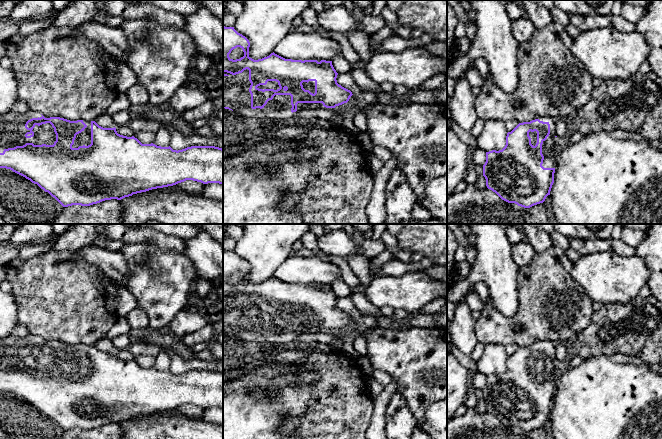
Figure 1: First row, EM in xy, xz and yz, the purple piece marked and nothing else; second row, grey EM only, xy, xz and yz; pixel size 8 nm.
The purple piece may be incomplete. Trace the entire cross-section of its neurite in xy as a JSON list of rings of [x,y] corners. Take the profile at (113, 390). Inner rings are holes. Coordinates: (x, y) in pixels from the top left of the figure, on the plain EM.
[[[36,335],[0,339],[0,392],[10,393],[37,408],[63,431],[90,430],[105,424],[121,424],[133,418],[173,410],[186,404],[203,408],[223,408],[223,373],[215,370],[191,370],[182,374],[142,368],[134,360],[117,357],[116,352],[103,352],[95,345],[70,345],[46,341]]]

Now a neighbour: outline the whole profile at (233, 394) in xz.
[[[273,362],[223,382],[223,439],[299,439],[297,435],[282,433],[279,428],[287,417],[304,415],[311,396],[311,383],[316,380],[316,374],[311,371],[292,369],[288,362]]]

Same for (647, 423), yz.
[[[615,354],[583,360],[577,367],[565,367],[556,384],[550,420],[554,439],[662,439],[662,363],[650,366],[637,358]]]

